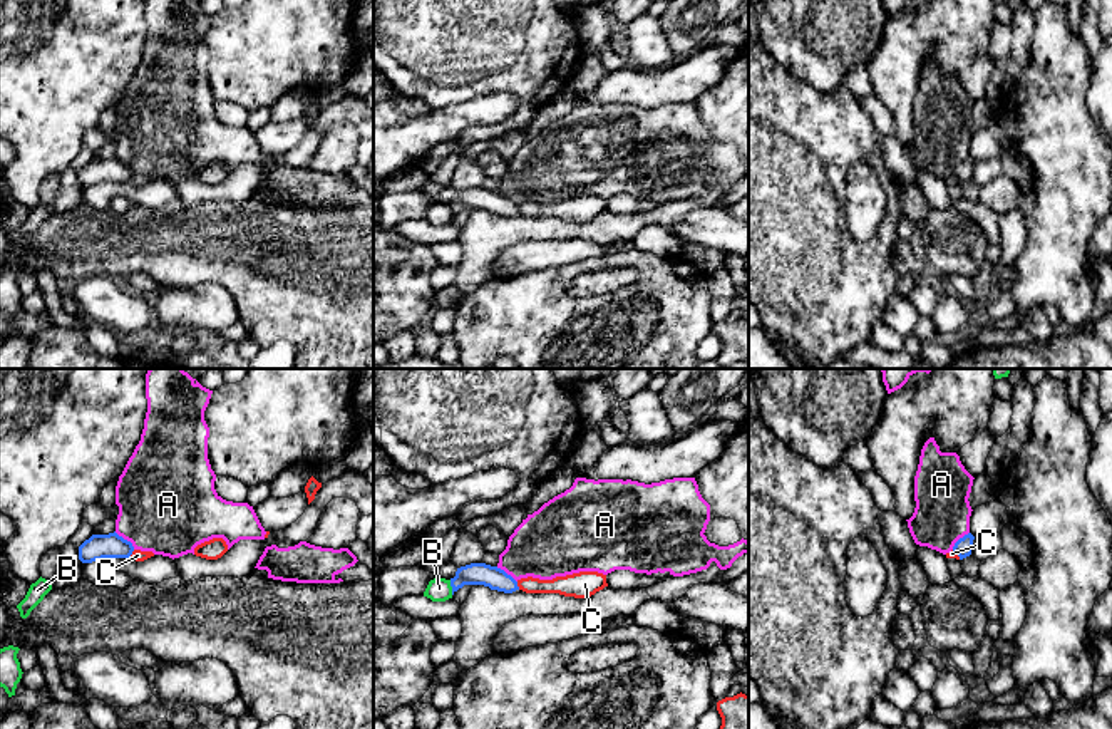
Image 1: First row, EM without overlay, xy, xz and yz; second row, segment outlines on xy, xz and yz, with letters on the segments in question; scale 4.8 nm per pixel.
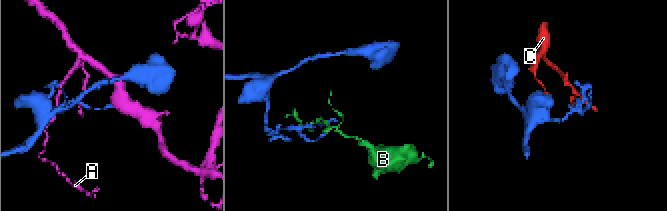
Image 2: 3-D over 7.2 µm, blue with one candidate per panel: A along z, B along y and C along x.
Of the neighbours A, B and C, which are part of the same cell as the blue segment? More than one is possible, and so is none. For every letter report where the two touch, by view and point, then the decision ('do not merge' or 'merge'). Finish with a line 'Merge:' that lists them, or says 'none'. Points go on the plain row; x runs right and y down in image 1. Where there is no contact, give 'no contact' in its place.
A: contact xy (126, 165); do not merge
B: contact xz (451, 210); do not merge
C: contact xz (516, 210); do not merge
Merge: none

